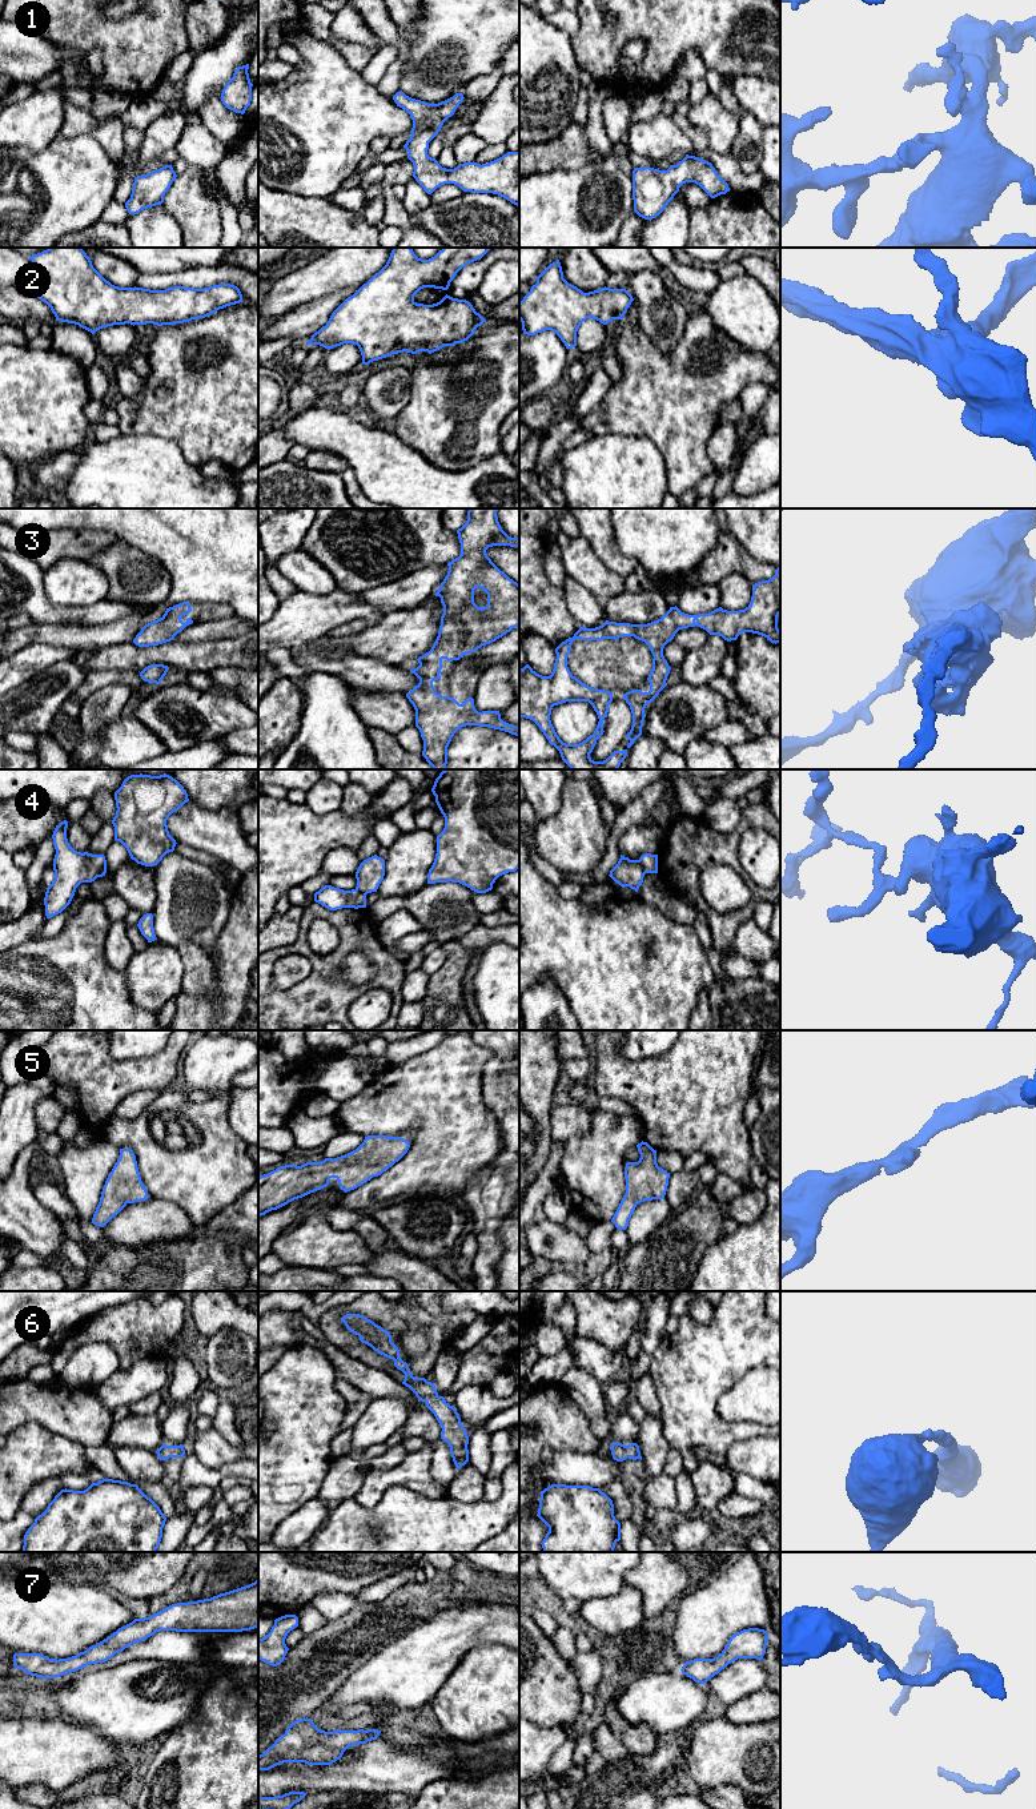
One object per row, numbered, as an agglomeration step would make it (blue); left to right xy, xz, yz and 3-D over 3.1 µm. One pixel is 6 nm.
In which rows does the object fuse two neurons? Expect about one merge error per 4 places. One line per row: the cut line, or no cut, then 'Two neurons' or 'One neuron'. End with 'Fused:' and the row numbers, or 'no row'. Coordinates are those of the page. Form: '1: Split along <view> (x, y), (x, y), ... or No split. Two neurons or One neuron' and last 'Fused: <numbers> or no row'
1: No split. One neuron
2: No split. One neuron
3: No split. One neuron
4: Split along yz (638, 860), (645, 873). Two neurons
5: No split. One neuron
6: No split. One neuron
7: No split. One neuron
Fused: 4

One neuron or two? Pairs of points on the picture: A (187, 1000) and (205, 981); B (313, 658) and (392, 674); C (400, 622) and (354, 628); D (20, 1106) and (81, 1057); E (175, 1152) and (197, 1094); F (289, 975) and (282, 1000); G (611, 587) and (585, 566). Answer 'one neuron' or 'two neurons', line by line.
A: two neurons
B: one neuron
C: two neurons
D: two neurons
E: two neurons
F: two neurons
G: one neuron

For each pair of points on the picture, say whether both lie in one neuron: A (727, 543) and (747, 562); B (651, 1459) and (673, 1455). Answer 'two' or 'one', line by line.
A: one
B: two

